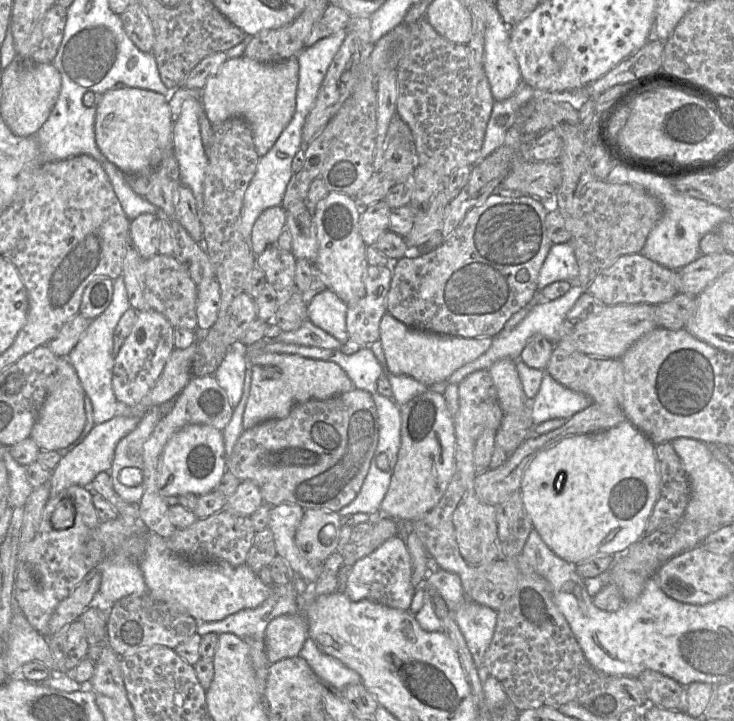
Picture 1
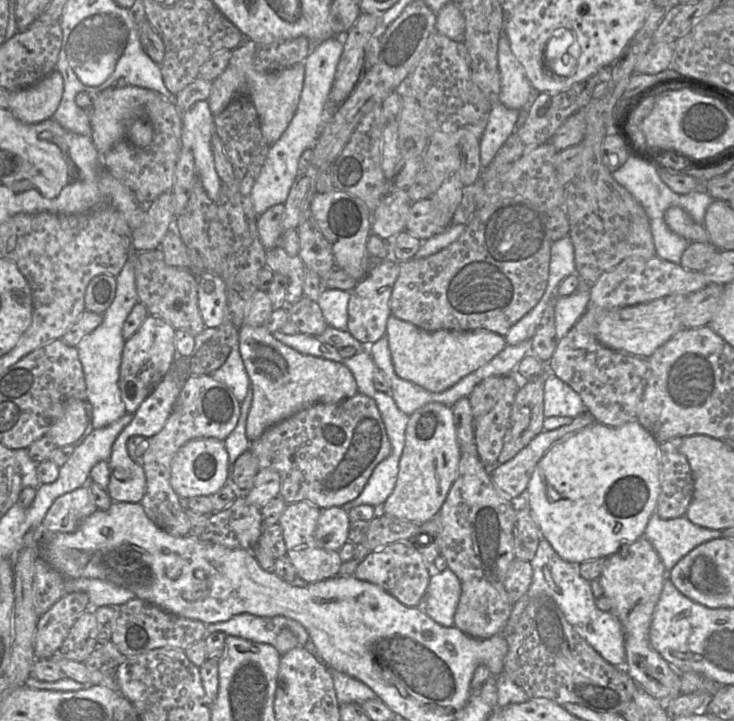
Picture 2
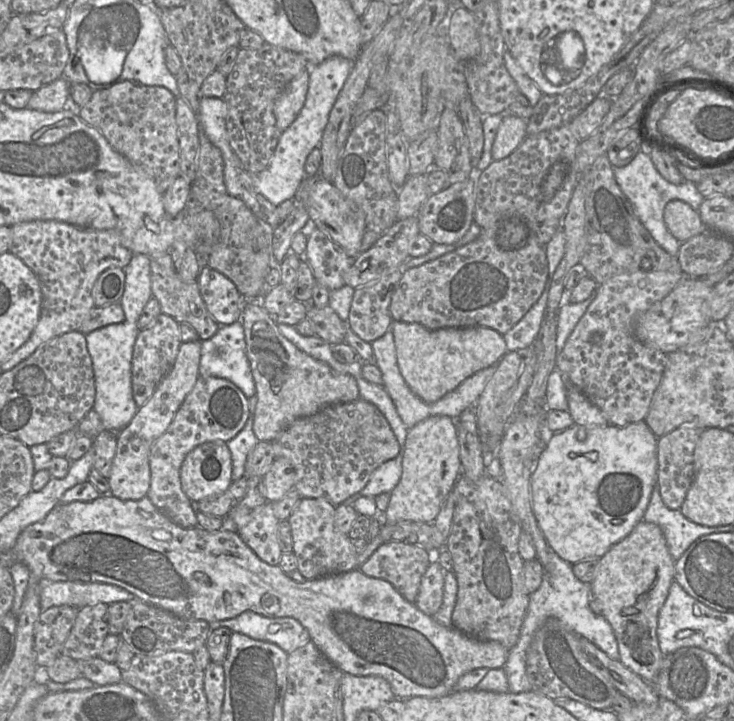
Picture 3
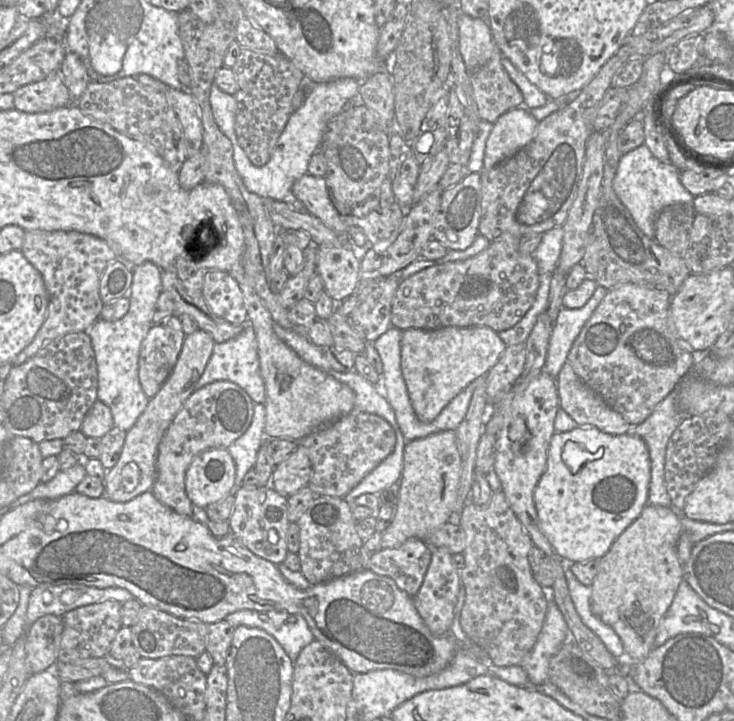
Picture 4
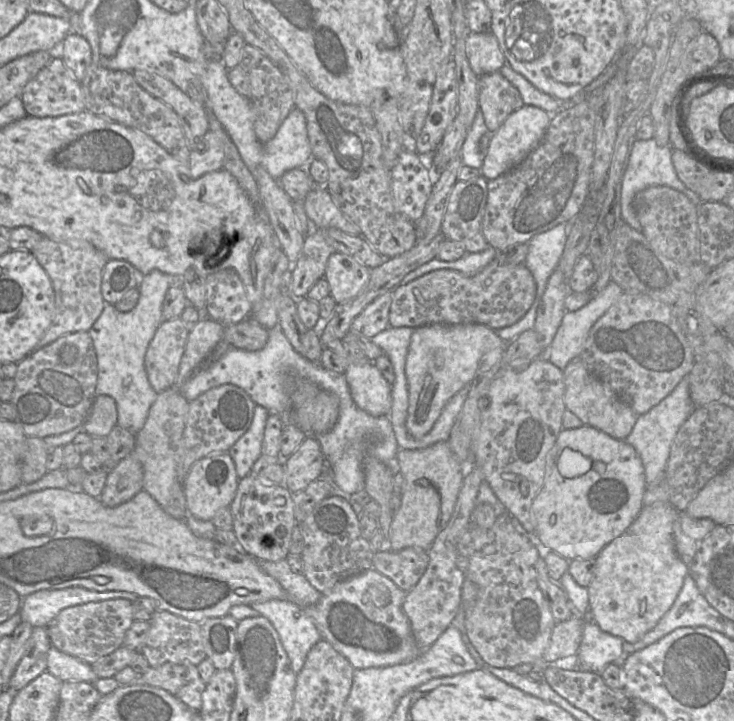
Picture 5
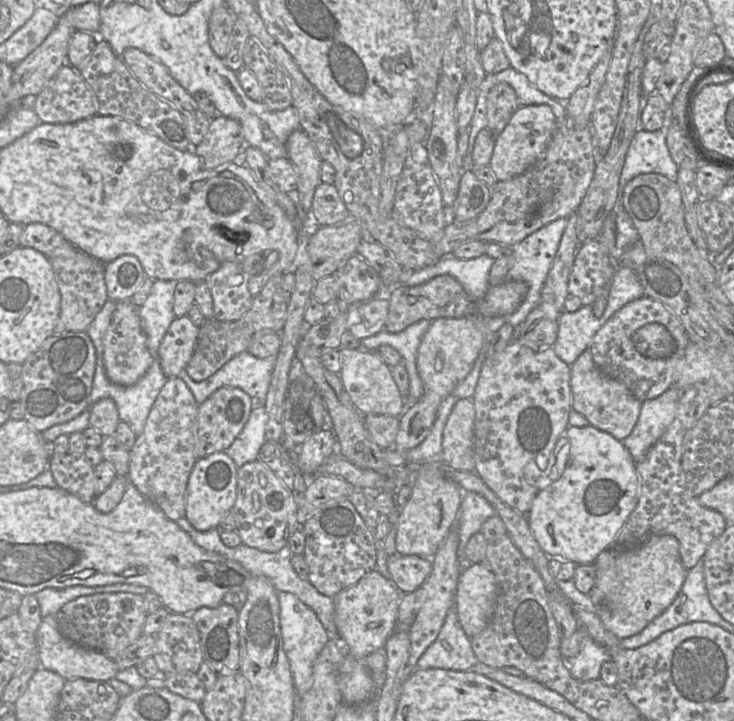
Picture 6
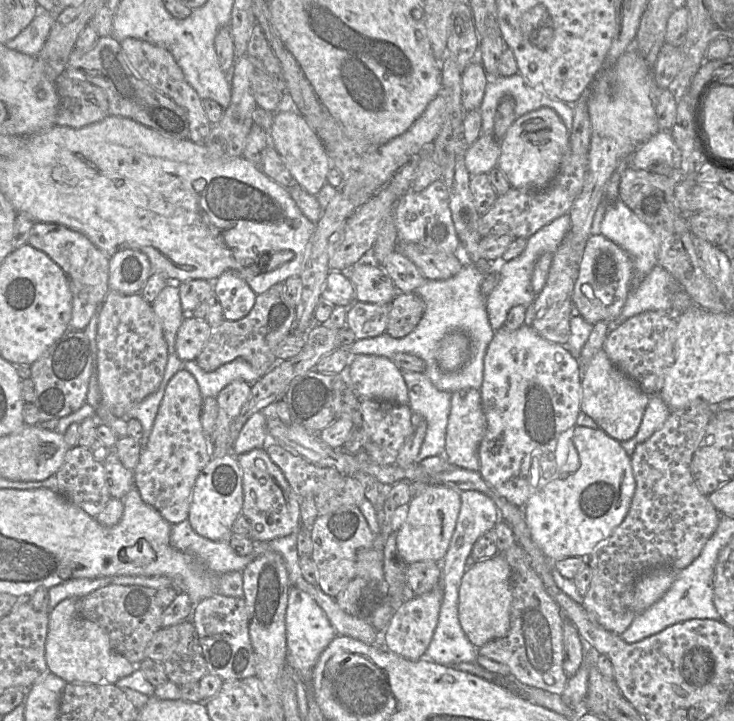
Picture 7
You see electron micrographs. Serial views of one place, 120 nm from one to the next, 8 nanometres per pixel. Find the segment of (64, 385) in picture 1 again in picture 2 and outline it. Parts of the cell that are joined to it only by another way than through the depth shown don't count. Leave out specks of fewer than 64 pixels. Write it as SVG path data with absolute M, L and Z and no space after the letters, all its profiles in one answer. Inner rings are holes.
M72 398L66 401L63 415L56 420L45 434L49 436L57 447L67 446L74 444L80 439L87 427L87 408L85 403L76 398Z

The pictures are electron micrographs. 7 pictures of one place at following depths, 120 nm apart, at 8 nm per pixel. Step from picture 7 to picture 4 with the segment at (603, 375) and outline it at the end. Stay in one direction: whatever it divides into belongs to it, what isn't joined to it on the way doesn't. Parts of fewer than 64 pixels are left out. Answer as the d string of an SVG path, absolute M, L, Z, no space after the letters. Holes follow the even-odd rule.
M565 362L556 379L560 407L581 427L596 427L600 431L620 435L631 431L625 419L610 407L595 391L589 388L574 372L569 362Z

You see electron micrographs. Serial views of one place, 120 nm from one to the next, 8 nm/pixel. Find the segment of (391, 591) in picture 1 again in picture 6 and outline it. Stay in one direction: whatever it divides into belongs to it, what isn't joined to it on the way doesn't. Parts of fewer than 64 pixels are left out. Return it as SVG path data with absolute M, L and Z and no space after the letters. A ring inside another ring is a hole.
M395 553L387 557L389 579L402 593L418 589L432 570L431 558Z

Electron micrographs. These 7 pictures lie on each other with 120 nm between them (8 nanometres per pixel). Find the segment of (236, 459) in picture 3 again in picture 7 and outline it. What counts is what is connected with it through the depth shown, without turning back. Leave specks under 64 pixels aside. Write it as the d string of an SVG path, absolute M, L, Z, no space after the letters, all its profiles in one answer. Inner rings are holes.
M262 411L254 413L242 427L232 446L232 454L239 456L268 445L267 418Z

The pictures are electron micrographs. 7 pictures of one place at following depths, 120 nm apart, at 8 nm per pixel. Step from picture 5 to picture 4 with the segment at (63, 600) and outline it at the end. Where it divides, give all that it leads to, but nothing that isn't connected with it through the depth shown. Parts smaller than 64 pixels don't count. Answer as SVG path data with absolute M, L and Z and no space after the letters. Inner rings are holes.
M84 585L34 587L29 597L26 627L47 614L62 617L81 606L108 600L125 603L132 599L135 599L134 596L122 588L95 588Z

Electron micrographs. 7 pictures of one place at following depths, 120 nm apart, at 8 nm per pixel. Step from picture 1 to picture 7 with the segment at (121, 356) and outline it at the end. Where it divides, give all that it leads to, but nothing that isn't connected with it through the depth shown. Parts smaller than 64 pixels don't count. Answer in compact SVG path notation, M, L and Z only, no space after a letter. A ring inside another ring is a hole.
M191 315L184 317L175 341L175 351L183 362L195 360L204 348L211 333L211 326L206 320L199 320Z

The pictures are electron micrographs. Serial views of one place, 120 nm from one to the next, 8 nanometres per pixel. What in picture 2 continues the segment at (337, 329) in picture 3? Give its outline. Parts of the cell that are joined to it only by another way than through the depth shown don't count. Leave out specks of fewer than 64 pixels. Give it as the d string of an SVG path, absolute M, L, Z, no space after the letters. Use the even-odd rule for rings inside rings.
M306 296L295 304L285 307L288 311L289 321L294 323L302 334L317 337L328 327L317 302Z

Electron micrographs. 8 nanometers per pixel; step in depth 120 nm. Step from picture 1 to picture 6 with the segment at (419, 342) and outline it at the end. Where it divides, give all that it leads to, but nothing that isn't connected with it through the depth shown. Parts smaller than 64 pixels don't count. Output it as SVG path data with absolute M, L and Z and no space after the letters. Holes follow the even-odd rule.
M481 317L437 318L431 321L417 351L416 366L422 381L422 396L406 408L399 418L399 430L394 449L401 453L418 446L430 432L440 402L461 383L471 371L484 344L485 321ZM438 352L443 353L440 371L434 367Z

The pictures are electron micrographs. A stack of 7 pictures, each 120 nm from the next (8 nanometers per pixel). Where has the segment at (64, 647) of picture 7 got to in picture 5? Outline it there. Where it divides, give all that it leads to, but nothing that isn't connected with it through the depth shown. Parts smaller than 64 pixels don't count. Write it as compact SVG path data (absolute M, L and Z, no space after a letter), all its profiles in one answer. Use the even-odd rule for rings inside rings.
M53 645L48 651L47 671L63 682L84 681L93 683L98 679L91 664L61 652Z

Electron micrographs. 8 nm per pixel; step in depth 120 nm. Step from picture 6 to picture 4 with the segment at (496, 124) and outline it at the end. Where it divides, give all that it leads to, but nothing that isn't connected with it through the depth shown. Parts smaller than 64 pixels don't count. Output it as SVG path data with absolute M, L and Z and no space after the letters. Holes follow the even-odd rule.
M496 45L487 63L470 72L479 117L493 124L509 110L524 106L520 89L501 64L502 56Z

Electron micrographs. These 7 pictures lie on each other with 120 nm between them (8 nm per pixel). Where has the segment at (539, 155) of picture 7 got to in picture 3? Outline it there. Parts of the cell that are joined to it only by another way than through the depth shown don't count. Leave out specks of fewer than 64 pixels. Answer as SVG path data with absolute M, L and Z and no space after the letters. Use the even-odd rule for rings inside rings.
M512 114L504 115L492 145L493 161L509 156L527 137L527 120Z

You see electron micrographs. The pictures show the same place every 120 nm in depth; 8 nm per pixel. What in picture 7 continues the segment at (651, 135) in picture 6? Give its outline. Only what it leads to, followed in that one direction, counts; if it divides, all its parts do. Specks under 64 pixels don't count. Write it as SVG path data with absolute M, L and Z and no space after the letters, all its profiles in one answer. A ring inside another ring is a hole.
M660 130L633 153L629 158L629 166L647 171L658 163L673 167L675 145L671 134L667 130Z

